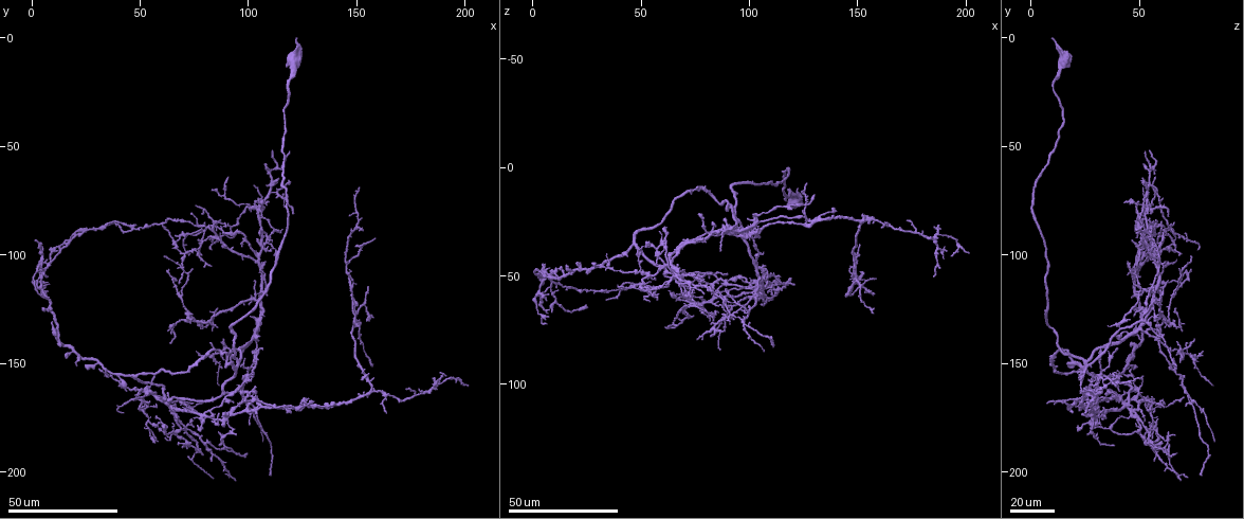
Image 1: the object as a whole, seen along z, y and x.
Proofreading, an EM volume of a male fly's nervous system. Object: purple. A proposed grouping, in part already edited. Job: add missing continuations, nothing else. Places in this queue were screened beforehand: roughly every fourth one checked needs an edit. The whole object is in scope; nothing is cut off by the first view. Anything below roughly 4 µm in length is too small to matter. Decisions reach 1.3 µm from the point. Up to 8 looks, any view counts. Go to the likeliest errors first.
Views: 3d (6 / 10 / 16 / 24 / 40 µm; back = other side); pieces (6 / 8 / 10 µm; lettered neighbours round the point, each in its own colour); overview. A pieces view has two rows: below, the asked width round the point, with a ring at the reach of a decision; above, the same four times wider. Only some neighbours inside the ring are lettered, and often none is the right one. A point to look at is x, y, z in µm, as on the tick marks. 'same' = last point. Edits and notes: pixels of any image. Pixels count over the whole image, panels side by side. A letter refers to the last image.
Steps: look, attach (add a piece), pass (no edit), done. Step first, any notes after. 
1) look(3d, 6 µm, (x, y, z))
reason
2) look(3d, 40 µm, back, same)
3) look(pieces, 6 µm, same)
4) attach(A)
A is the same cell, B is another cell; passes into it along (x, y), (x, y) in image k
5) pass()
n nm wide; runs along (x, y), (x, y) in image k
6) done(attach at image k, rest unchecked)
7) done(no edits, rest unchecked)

look(3d, 24 µm, (159, 93, 51))
free end

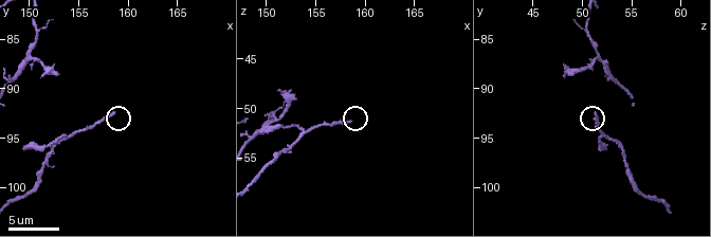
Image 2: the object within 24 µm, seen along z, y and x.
look(pieces, 6 µm, (158.4, 92.6, 51.4))
what lies round it

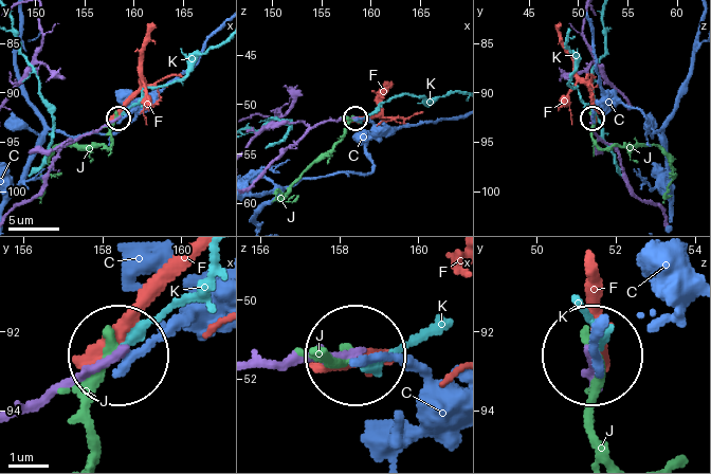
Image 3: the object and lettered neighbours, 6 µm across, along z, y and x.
pass()
170 nm wide; C, F, J and K are other cells; runs along (24, 414), (112, 357) in image 3; no lettered piece goes on from it

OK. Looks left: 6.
look(3d, 24 µm, (123, 1, 11))
branch stops here

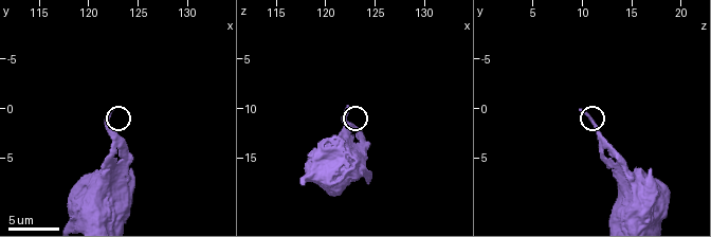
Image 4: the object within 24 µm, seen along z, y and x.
look(3d, 10 µm, (122.4, 0.2, 9.8))

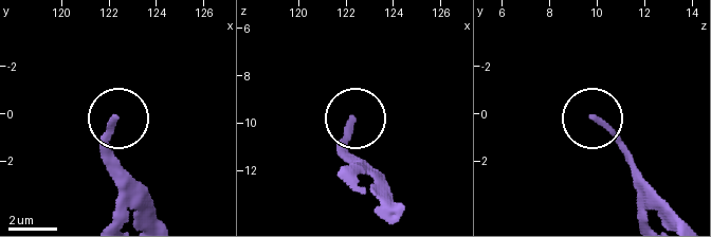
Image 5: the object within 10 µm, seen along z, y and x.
look(pieces, 8 µm, (122.2, 0.3, 9.9))

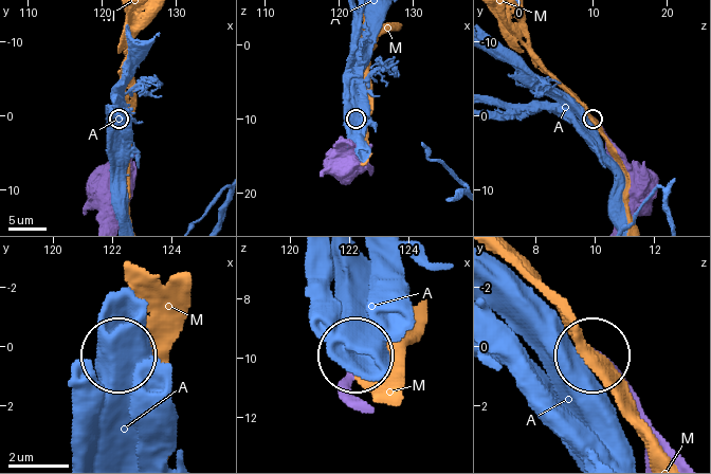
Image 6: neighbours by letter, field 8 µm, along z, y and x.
pass()
A and M are other cells; none of them fits

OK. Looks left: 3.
look(3d, 24 µm, (110, 202, 79))
end of a long branch

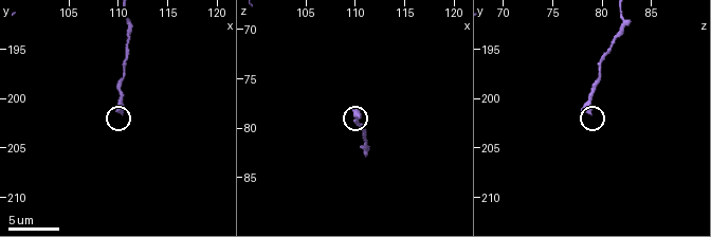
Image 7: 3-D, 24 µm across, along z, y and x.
look(pieces, 10 µm, (110.0, 201.2, 78.4))

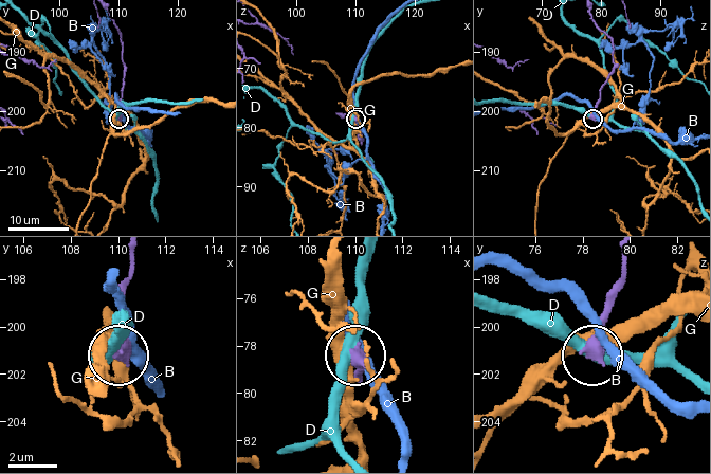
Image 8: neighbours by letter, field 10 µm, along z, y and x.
pass()
B, D and G are other cells; runs along (626, 255), (623, 286), (593, 350) in image 8; none of them fits

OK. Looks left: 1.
done(no edits, rest unchecked)

